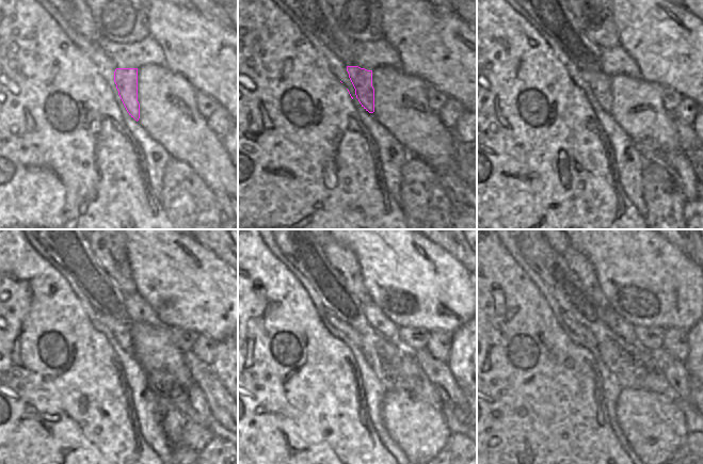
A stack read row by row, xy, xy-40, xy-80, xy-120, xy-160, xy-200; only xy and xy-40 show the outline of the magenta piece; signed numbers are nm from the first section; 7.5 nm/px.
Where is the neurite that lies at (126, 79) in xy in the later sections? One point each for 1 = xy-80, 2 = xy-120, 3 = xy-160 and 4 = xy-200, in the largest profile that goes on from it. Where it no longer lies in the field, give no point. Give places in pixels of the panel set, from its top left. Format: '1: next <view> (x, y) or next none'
1: next xy-80 (596, 86)
2: next xy-120 (117, 333)
3: next xy-160 (337, 328)
4: next xy-200 (584, 337)

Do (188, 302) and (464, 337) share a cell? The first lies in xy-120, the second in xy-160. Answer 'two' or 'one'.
two

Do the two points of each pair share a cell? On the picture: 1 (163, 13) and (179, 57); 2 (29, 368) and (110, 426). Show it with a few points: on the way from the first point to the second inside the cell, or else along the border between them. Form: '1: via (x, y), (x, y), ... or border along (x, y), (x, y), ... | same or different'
1: via (170, 24), (179, 33), (179, 46) | same
2: via (49, 388), (86, 426), (90, 426) | same

